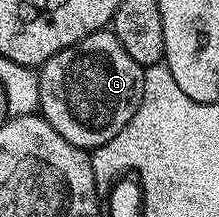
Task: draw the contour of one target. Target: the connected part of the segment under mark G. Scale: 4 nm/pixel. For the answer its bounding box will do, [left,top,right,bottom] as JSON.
[37,30,145,150]

